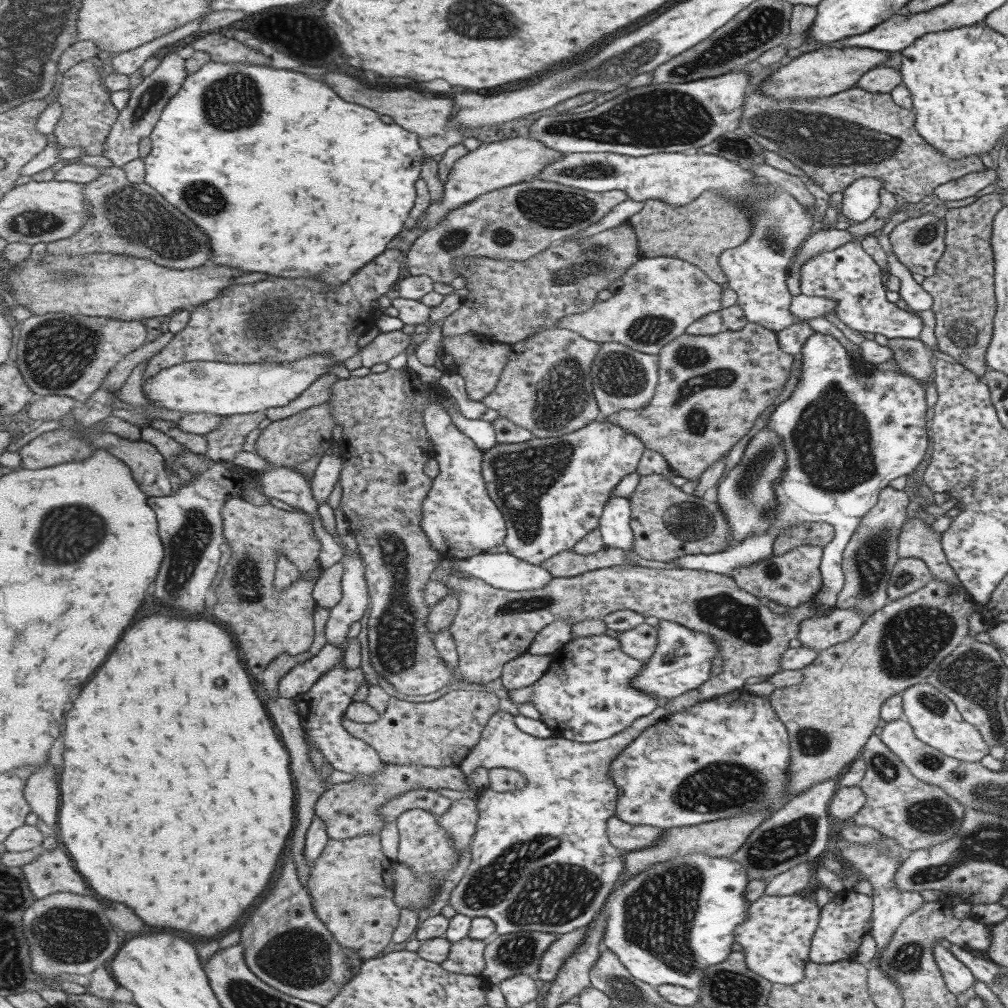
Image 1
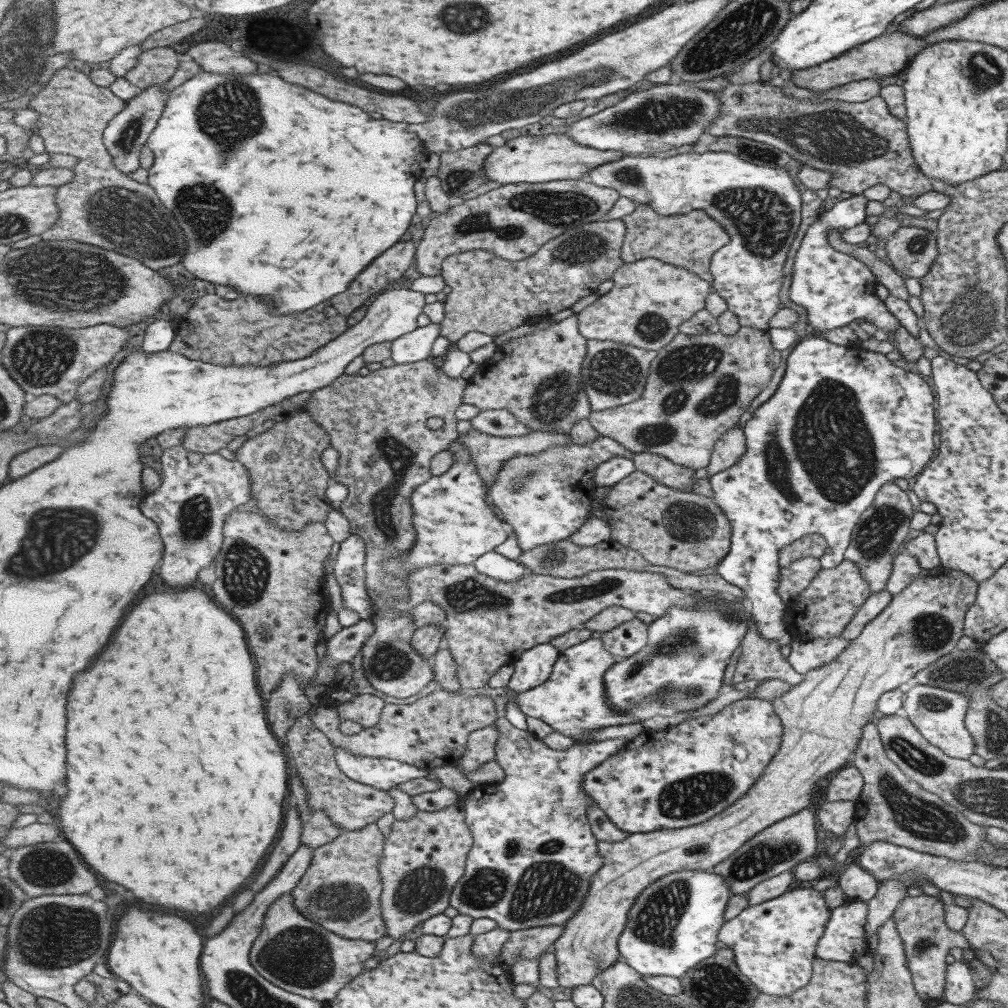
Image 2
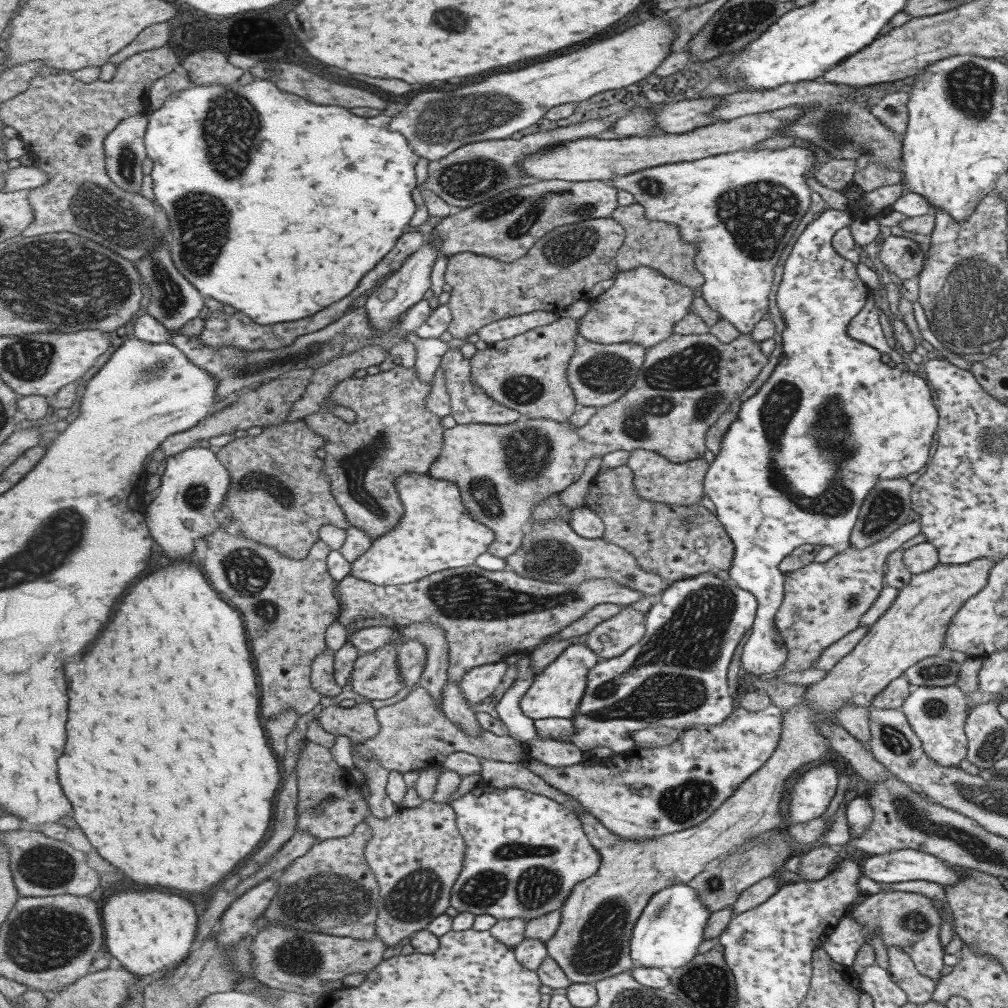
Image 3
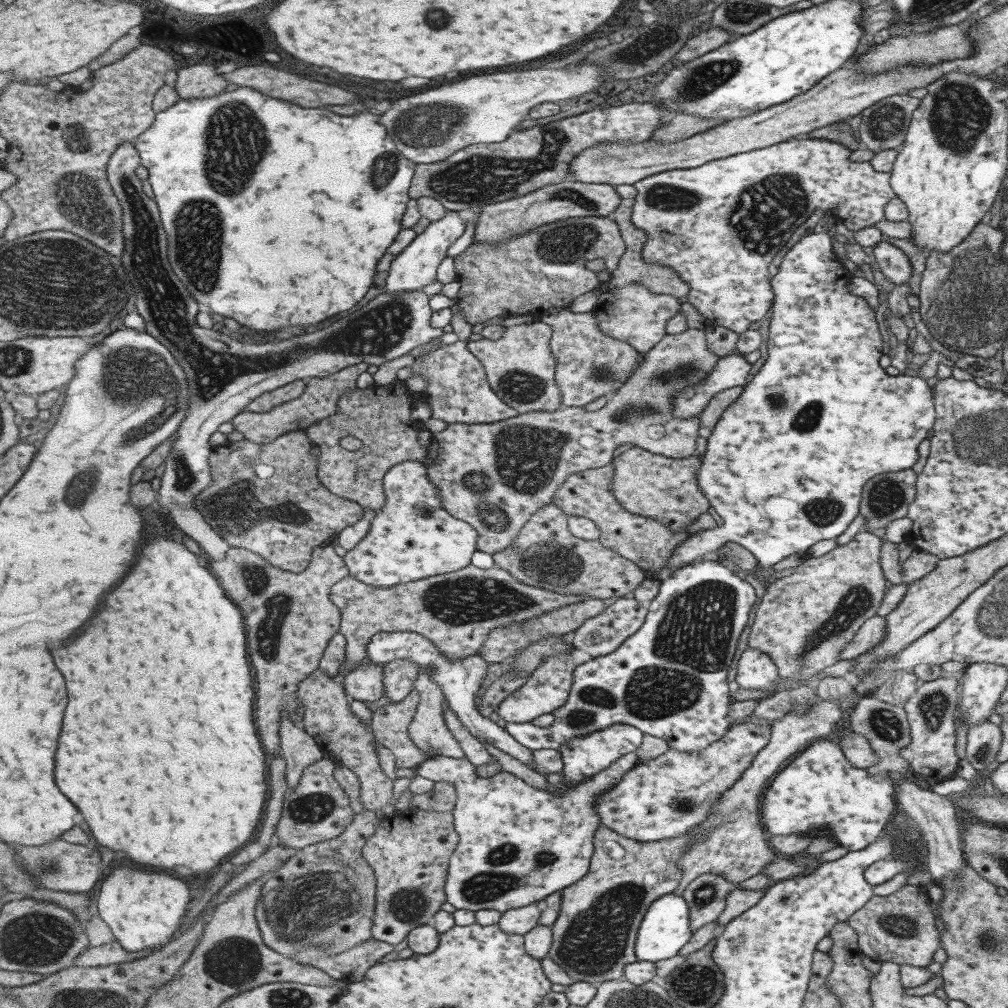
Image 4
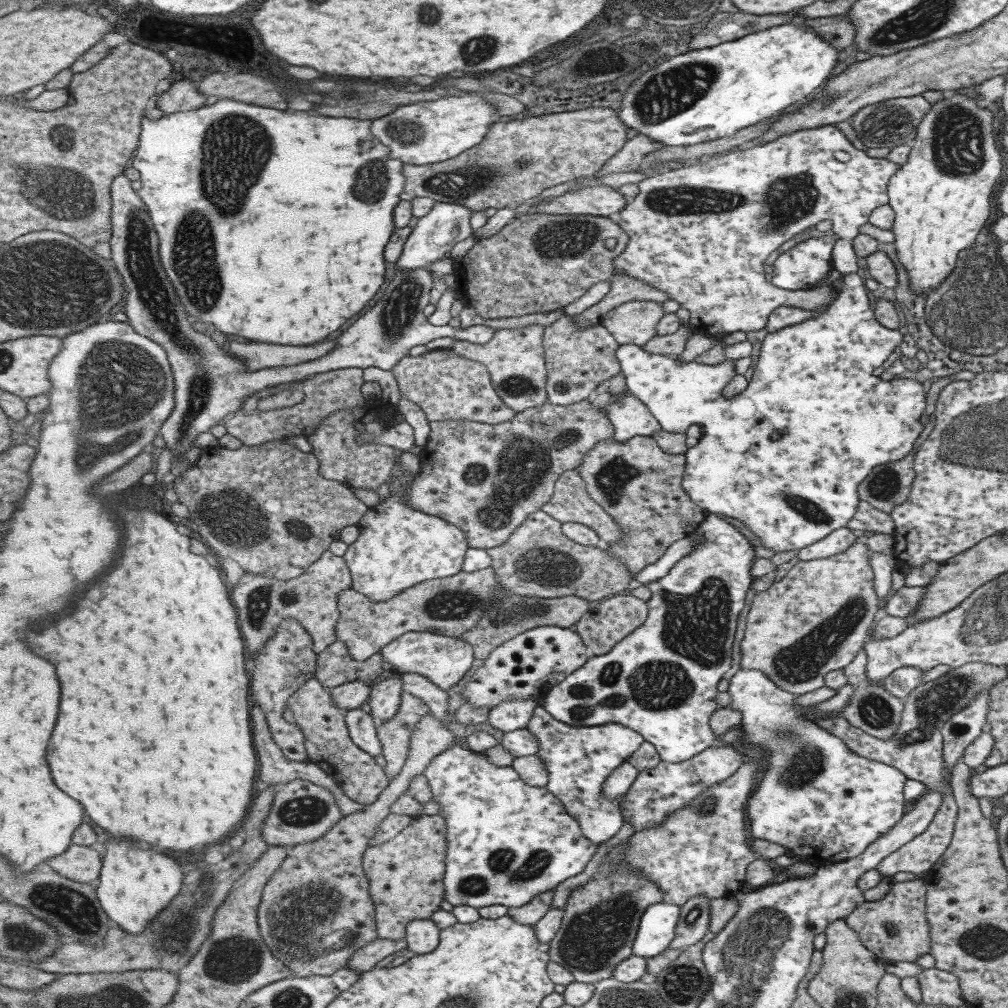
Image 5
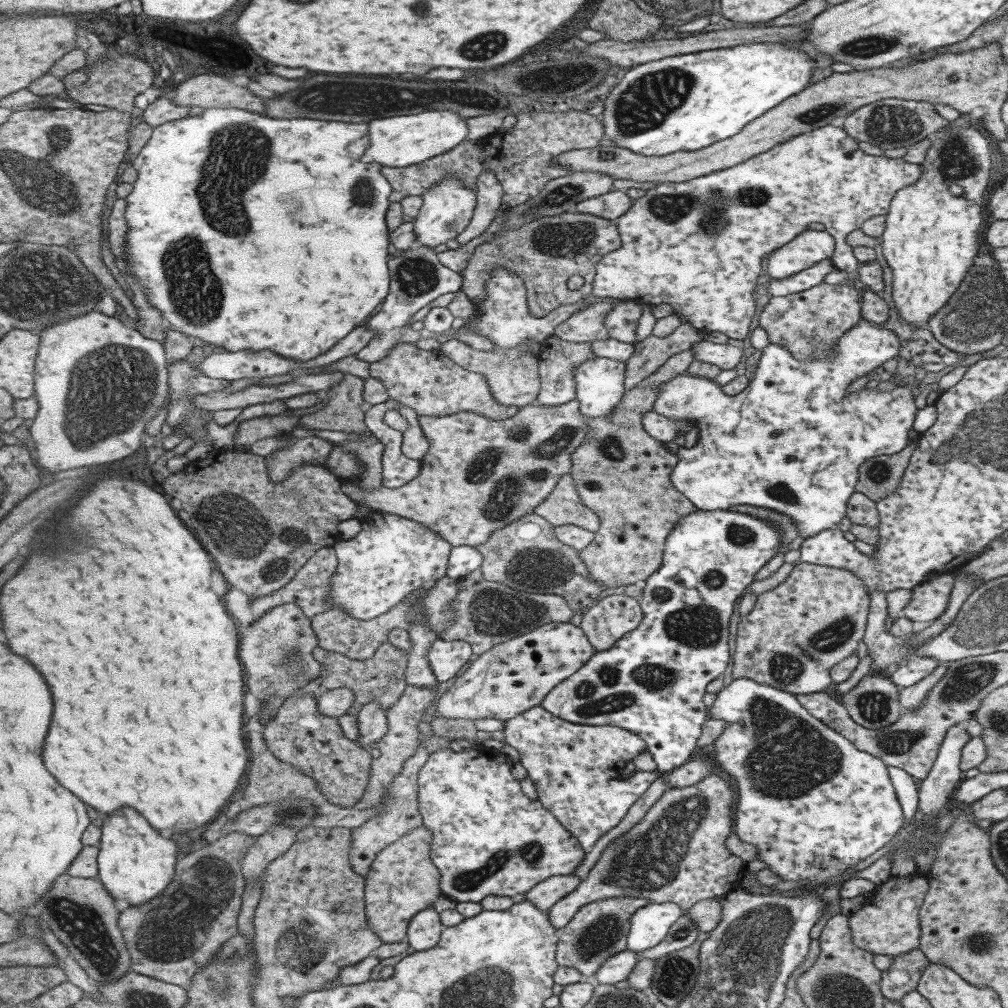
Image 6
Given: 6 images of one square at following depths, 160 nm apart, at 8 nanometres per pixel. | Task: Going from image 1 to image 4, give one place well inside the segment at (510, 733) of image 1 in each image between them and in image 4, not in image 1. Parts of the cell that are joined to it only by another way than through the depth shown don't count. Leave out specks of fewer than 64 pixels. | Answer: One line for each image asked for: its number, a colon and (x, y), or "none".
2: (534, 857)
3: (498, 879)
4: (519, 844)

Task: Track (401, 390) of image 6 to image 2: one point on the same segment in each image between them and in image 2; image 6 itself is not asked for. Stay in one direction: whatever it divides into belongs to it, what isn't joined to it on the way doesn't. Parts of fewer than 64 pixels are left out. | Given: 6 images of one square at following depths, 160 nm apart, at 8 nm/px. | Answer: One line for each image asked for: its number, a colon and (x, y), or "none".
2: (501, 422)
3: (470, 404)
4: (459, 391)
5: (447, 386)

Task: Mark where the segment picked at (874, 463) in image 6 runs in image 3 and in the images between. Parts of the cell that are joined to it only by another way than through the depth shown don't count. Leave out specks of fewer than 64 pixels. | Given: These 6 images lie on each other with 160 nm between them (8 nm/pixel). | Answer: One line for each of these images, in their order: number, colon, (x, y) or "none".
3: (886, 507)
4: (885, 497)
5: (886, 485)

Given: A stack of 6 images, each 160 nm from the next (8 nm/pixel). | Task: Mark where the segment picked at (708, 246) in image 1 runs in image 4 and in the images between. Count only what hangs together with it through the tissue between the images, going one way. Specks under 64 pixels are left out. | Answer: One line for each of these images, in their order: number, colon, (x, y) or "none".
2: (687, 241)
3: (647, 243)
4: (632, 269)

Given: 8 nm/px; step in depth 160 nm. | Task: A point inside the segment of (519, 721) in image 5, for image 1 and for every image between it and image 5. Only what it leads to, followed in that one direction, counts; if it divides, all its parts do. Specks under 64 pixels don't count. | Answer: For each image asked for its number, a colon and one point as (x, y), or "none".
1: (586, 696)
2: (573, 701)
3: (557, 692)
4: (548, 688)

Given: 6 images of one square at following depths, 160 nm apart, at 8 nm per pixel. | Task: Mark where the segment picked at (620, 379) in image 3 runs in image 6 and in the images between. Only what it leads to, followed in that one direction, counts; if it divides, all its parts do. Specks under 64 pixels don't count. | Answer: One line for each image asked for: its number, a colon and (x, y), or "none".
4: (590, 364)
5: (580, 360)
6: (558, 359)

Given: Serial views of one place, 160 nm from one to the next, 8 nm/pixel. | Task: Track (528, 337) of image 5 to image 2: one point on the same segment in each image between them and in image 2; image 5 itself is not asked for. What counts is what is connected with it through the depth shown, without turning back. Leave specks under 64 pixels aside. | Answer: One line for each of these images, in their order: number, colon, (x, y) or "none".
2: (538, 377)
3: (529, 373)
4: (521, 367)

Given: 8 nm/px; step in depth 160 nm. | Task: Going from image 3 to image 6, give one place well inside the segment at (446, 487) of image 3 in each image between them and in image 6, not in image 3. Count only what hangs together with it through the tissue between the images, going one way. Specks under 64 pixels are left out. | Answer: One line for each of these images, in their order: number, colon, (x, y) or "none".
4: (413, 537)
5: (399, 546)
6: (392, 556)

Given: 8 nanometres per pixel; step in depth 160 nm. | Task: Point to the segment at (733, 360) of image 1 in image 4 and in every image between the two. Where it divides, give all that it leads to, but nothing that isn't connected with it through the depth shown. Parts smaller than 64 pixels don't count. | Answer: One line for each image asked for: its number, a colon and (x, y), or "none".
2: (694, 387)
3: (504, 471)
4: (496, 476)

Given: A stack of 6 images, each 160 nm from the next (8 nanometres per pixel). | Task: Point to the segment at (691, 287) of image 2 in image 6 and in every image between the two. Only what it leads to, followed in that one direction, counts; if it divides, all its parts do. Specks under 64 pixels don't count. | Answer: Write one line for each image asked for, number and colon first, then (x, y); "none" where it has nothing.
3: (643, 307)
4: (632, 314)
5: (633, 323)
6: (622, 322)

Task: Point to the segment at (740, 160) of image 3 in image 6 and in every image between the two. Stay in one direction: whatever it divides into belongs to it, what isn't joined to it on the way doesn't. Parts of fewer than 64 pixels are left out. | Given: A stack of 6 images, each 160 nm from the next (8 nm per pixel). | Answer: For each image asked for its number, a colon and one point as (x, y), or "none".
4: (718, 226)
5: (704, 249)
6: (703, 258)

